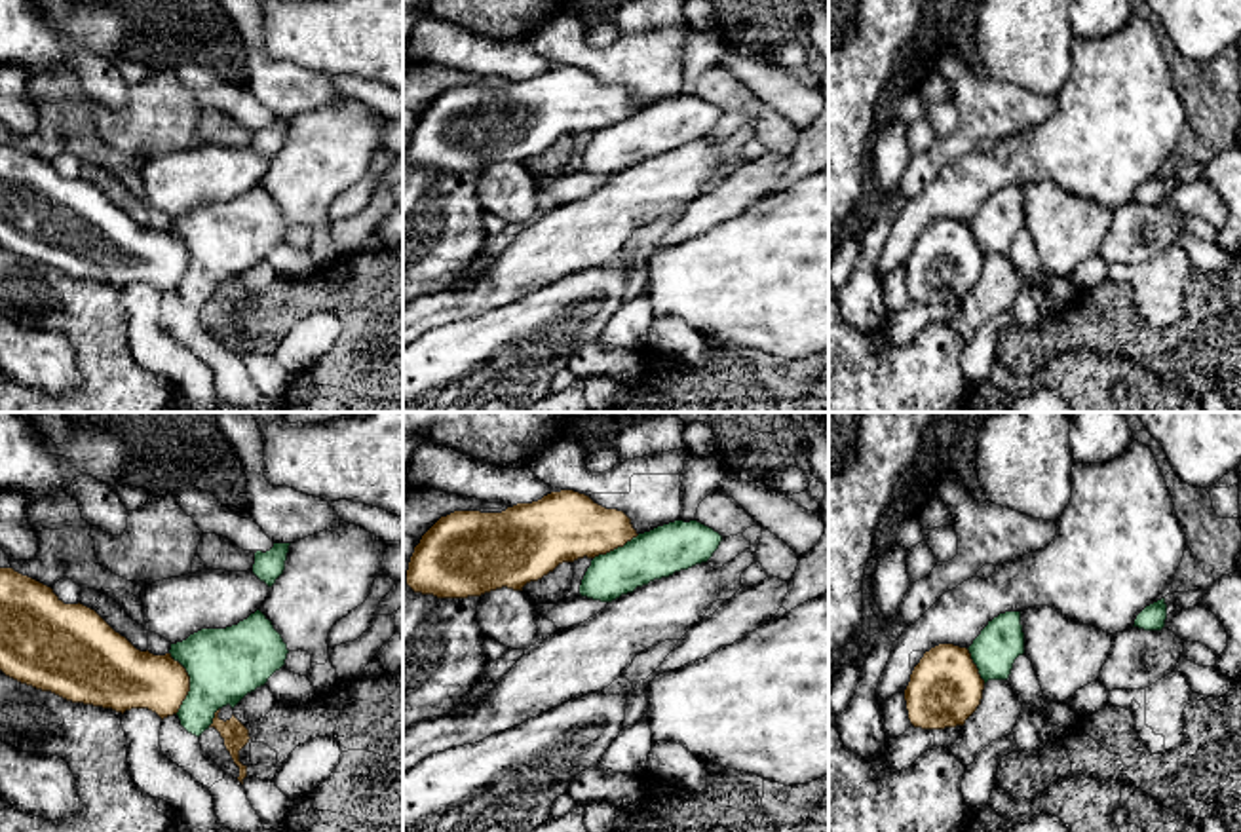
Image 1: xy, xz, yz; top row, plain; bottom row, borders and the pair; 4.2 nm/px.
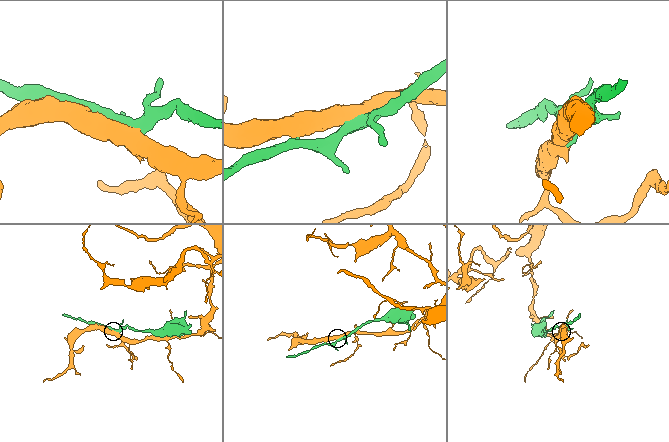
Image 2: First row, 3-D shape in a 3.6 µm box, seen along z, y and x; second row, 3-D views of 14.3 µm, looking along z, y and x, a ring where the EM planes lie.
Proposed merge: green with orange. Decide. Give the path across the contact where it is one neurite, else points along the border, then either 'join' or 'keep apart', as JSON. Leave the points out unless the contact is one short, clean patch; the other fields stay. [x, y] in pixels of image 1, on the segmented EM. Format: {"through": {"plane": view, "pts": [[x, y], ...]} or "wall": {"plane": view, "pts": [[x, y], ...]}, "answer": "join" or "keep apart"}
{"wall": {"plane": "xy", "pts": [[170, 652], [189, 677], [189, 694], [177, 713]]}, "answer": "keep apart"}

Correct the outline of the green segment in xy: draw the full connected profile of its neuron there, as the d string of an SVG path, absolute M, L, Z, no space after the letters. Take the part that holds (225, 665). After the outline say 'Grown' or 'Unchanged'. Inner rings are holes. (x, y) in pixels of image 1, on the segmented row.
M257 610L238 625L198 631L186 640L171 644L169 653L190 676L190 691L177 716L188 733L200 737L213 724L219 709L226 705L234 709L247 693L264 686L285 665L289 650L272 621Z. Unchanged

